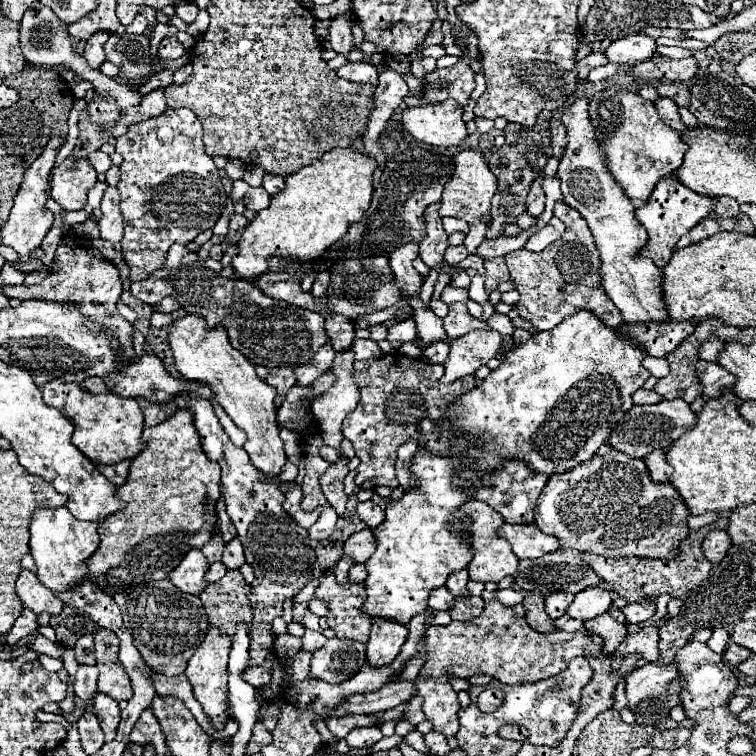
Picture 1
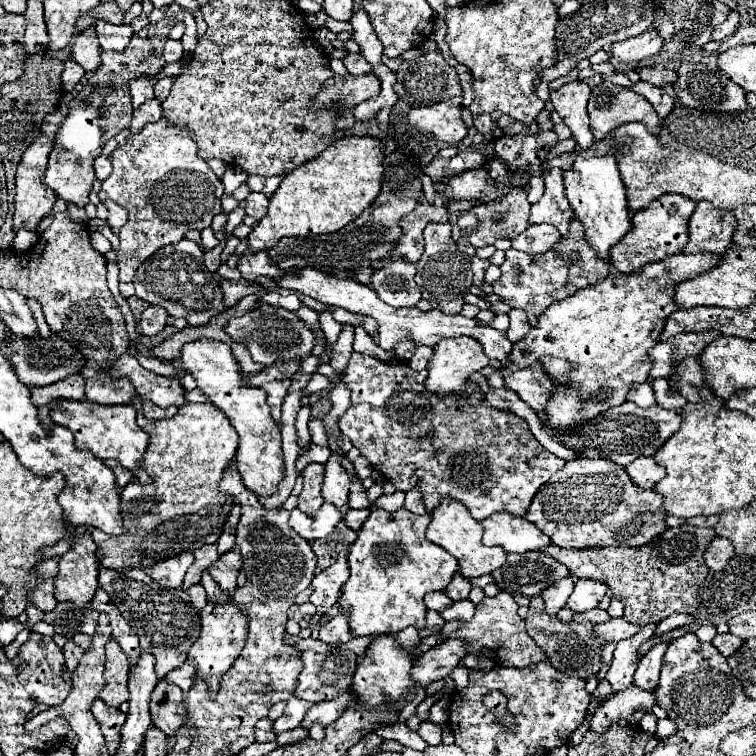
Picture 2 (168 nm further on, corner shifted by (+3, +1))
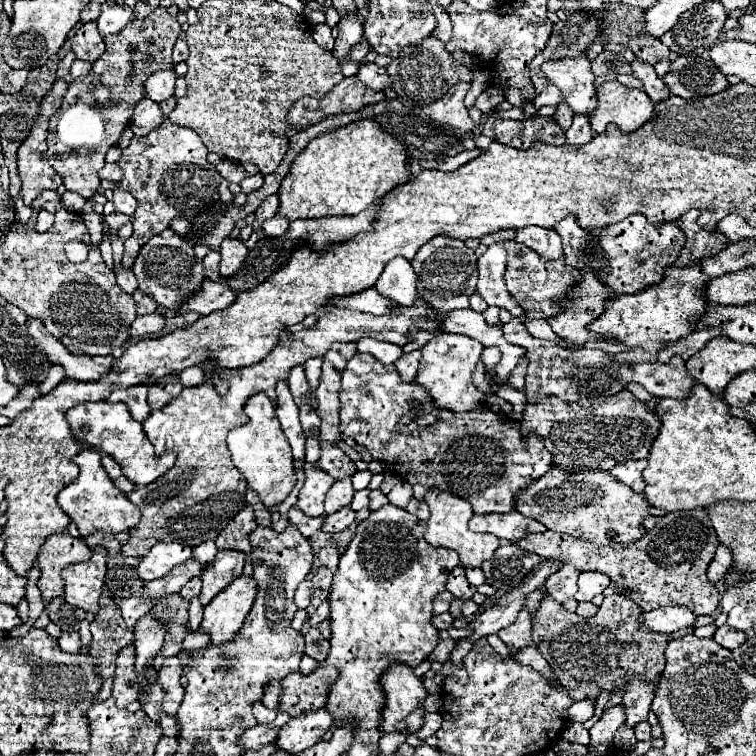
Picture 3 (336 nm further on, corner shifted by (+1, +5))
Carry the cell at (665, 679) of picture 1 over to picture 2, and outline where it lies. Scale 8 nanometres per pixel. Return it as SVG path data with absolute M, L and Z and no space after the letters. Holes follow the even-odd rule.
M630 684L624 692L614 694L600 708L596 708L590 728L604 734L613 722L632 716L636 710L650 710L652 706L656 706L656 692L640 690L636 684Z

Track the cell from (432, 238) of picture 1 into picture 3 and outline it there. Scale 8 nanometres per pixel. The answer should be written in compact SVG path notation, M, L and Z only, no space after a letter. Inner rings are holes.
M438 236L432 238L428 244L424 244L418 250L418 274L426 274L426 278L418 276L418 296L424 298L432 308L436 308L438 312L450 312L450 310L458 310L458 308L470 308L468 298L470 294L476 290L476 280L478 280L478 270L476 270L476 254L462 242L462 240L454 240L448 236Z

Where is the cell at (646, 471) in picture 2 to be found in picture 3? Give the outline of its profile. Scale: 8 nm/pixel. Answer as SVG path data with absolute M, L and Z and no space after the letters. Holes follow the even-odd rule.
M628 460L620 466L614 466L610 470L610 476L626 486L630 486L634 492L642 492L644 490L644 482L642 482L642 472L648 466L646 460Z

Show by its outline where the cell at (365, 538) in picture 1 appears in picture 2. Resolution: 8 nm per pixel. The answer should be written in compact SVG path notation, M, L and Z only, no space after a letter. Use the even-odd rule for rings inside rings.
M342 550L336 562L324 572L316 574L312 580L310 602L316 606L320 614L326 614L338 600L338 590L348 580L348 550Z

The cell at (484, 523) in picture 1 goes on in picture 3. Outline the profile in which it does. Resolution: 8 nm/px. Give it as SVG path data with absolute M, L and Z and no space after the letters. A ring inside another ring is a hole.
M430 488L424 496L424 502L430 506L430 518L428 518L428 528L426 528L426 542L430 542L432 546L442 546L442 548L450 548L456 550L460 556L462 566L470 566L470 568L480 568L480 564L484 560L490 560L492 554L496 552L496 548L500 546L500 540L496 536L490 534L478 534L472 532L468 528L468 520L472 518L472 506L458 498L452 496L448 492L442 492L438 488Z

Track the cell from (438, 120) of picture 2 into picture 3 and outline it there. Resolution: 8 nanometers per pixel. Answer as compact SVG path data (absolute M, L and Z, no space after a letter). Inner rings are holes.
M466 82L454 84L446 92L446 96L442 96L440 100L424 106L424 112L440 124L450 124L456 130L470 132L474 128L474 122L468 114L468 108L464 106L464 96L466 96L468 90L470 90L470 84L466 84Z

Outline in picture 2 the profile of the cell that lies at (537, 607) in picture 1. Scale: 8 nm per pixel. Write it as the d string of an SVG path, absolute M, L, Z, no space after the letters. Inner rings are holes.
M532 596L530 598L530 606L528 606L528 616L526 616L526 632L528 636L546 652L548 660L554 664L554 668L562 670L564 674L574 674L578 678L588 680L590 674L600 670L600 652L602 646L606 642L602 642L600 638L592 638L592 624L590 622L560 622L556 616L546 614L544 610L544 600L540 596Z

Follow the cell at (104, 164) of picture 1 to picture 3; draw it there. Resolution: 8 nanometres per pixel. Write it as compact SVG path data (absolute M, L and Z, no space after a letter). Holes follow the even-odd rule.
M106 164L100 172L98 172L98 176L102 178L102 180L110 180L110 182L120 182L122 180L122 170L116 166L116 164Z

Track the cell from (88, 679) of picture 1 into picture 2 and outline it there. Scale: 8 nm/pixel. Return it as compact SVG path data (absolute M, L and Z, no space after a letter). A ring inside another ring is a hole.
M70 640L70 642L62 648L62 652L64 652L64 658L66 658L66 666L68 666L68 670L74 672L76 666L78 666L78 662L80 662L80 658L84 656L84 650L78 648L78 646Z

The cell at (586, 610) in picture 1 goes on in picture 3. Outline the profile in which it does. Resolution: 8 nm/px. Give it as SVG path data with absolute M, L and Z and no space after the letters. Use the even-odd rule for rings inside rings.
M580 572L578 576L578 592L576 592L576 600L578 602L590 602L596 594L602 594L602 590L606 586L610 586L610 578L602 572Z

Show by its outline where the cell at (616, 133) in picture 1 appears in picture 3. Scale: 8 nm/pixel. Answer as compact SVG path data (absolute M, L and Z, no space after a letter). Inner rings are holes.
M618 80L604 82L598 88L598 106L590 114L592 130L604 132L608 124L616 124L622 132L634 132L652 118L654 102L644 90L622 86Z

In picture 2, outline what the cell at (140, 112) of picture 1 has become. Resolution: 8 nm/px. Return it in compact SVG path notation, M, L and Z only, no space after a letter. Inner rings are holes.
M152 98L152 100L144 102L140 108L136 108L136 110L132 112L132 122L130 122L128 130L130 130L132 134L138 134L138 132L144 128L144 124L156 122L156 120L160 120L160 118L162 118L162 104L160 104L156 98Z

